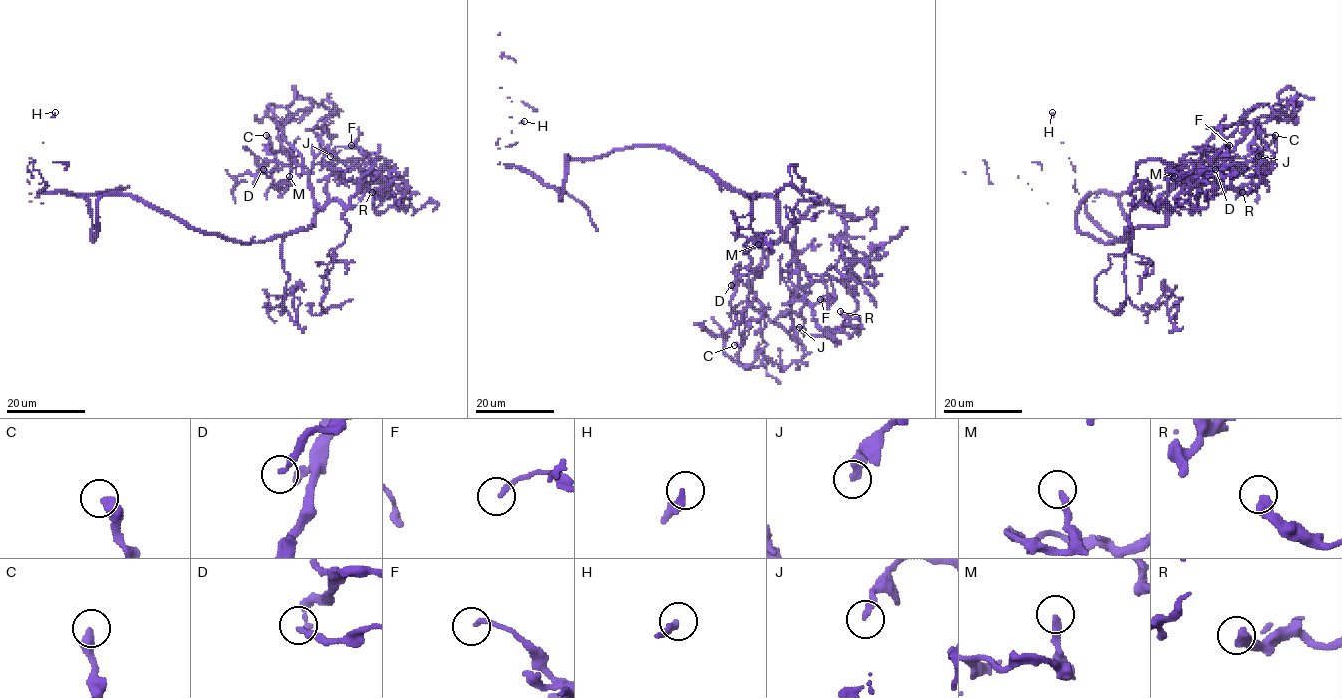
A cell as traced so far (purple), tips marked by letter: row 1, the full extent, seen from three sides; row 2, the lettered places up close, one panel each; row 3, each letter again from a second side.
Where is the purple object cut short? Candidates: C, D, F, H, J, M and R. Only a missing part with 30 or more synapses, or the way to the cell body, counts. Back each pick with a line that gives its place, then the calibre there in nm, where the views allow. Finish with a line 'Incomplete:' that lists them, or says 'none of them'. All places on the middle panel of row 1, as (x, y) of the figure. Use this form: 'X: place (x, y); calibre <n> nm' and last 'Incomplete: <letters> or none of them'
H: place (524, 121); calibre 260 nm
Incomplete: H

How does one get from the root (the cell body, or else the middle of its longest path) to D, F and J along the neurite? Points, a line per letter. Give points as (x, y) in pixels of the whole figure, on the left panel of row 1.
D: (208, 235), (240, 242), (261, 242), (315, 224), (313, 189), (303, 169), (294, 160), (278, 169), (263, 169)
F: (208, 235), (261, 242), (312, 227), (315, 209), (328, 201), (330, 162), (351, 166), (367, 156), (351, 145)
J: (208, 235), (261, 242), (312, 227), (328, 201), (330, 162), (370, 167), (358, 148), (337, 146), (330, 156)

